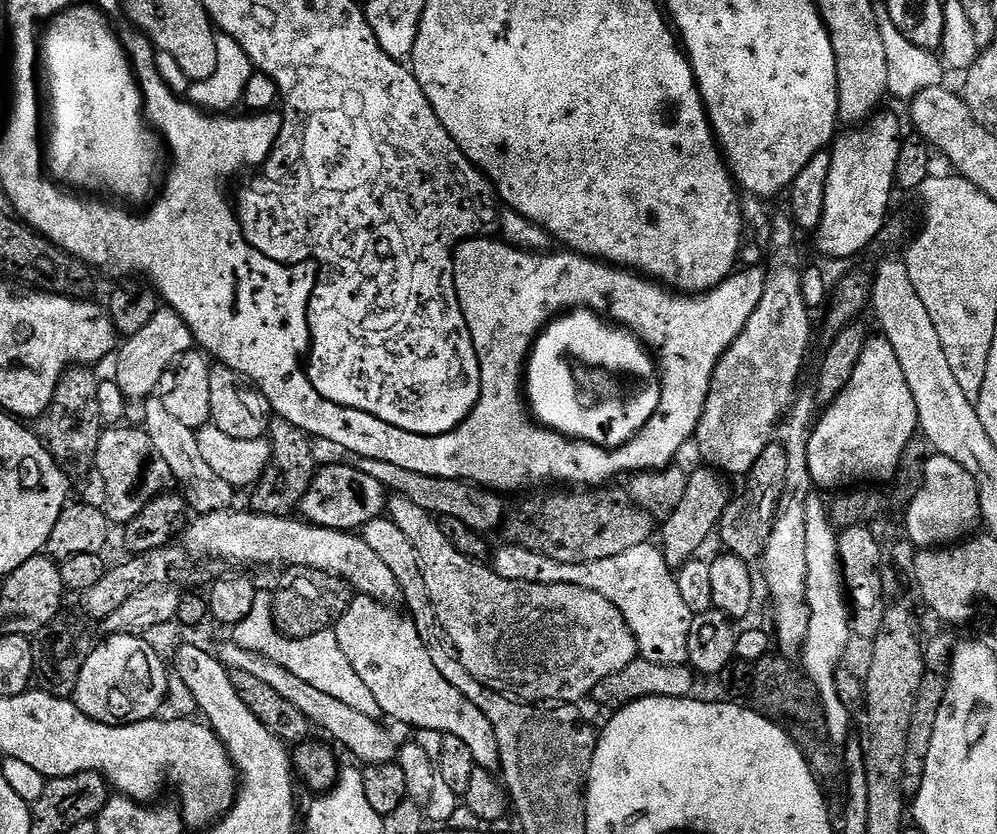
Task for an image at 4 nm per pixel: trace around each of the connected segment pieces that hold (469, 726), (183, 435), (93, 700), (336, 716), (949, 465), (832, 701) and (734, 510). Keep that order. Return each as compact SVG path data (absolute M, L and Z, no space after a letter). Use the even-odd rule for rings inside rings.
M353 595L350 606L334 625L342 654L346 654L358 678L366 682L389 721L409 724L412 730L434 728L454 738L462 738L470 754L474 754L476 767L499 769L498 738L494 738L490 718L486 718L466 694L454 690L454 686L438 674L438 666L434 666L430 654L426 654L426 646L422 646L422 638L418 638L416 624L403 611L396 611L400 610L369 596Z
M149 398L144 404L146 420L142 427L148 433L150 442L154 442L154 450L158 450L166 466L170 466L172 480L180 483L179 491L188 501L189 509L196 514L229 511L233 507L234 489L226 482L222 482L222 478L218 478L218 474L214 474L214 469L203 460L196 437L197 429L178 422L178 418L173 418L166 410L166 406L162 406L159 398Z
M118 634L101 639L96 649L89 651L84 657L84 665L78 674L78 686L74 703L90 718L103 724L137 724L143 720L153 719L156 712L165 703L168 695L169 669L164 669L164 660L147 644L144 636Z
M228 638L220 649L215 649L214 655L229 672L243 670L246 674L254 674L254 678L266 682L266 686L271 686L280 697L286 698L286 702L291 702L298 710L302 710L302 714L306 714L317 729L325 728L346 751L353 752L361 760L361 765L390 764L397 759L398 740L383 728L385 725L381 721L366 714L358 714L358 710L338 702L338 698L330 698L330 694L322 694L322 690L310 686L310 682L302 682L298 674L286 670L281 664L254 650L246 650L232 638Z
M932 454L924 465L924 482L918 494L911 497L906 527L917 549L935 548L956 542L972 523L981 519L980 495L974 478L954 458Z
M814 494L804 504L806 506L806 566L808 567L808 614L810 624L808 637L802 646L804 661L802 667L818 690L822 710L824 711L824 728L837 746L848 743L854 713L846 710L842 698L838 698L838 686L834 686L836 671L845 663L844 655L848 652L848 640L853 639L850 623L850 605L844 590L844 573L840 571L838 554L837 525L833 524L829 505L824 504L823 495Z
M773 442L758 454L758 462L746 473L748 480L744 484L744 493L732 498L728 508L722 514L718 527L718 537L724 543L723 551L729 556L737 556L749 562L759 561L766 550L766 542L770 542L770 530L778 510L778 502L782 498L782 490L786 486L786 470L788 458L783 443Z

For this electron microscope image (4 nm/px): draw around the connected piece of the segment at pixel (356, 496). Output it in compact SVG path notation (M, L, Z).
M328 464L325 468L323 465L310 482L310 488L306 490L302 498L298 512L307 523L316 524L319 528L333 528L339 532L355 533L363 529L364 525L370 523L371 520L381 519L385 515L388 497L389 493L382 486L382 482L378 482L378 478L370 478L370 474L366 474L357 466Z

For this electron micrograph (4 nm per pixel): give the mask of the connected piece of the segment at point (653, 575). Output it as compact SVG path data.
M514 542L505 545L497 552L495 549L490 560L492 571L502 578L525 580L531 584L573 584L594 590L618 606L626 626L630 626L636 639L639 659L663 664L688 664L690 622L694 614L678 591L674 568L667 564L663 551L655 543L630 546L622 550L622 554L614 554L614 558L585 564L554 562L554 558L546 554L526 550Z

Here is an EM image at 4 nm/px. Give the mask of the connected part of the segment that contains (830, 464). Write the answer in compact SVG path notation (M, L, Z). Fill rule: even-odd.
M876 334L868 339L866 342L866 350L862 350L862 358L858 358L858 367L854 370L854 378L850 378L850 386L846 386L846 390L842 390L842 394L838 399L833 402L833 404L827 405L823 409L822 415L817 419L813 429L812 429L812 437L810 438L810 442L808 443L808 465L810 466L810 478L812 479L813 485L817 489L820 488L844 488L840 490L848 490L853 486L868 486L871 480L888 480L891 481L893 477L895 477L896 473L900 471L900 467L902 465L902 461L905 459L904 451L908 448L908 443L912 440L912 435L917 435L918 432L918 410L914 406L914 394L910 394L910 386L906 383L906 374L902 374L902 362L898 362L898 354L894 354L894 346L890 346L890 342L884 339L883 335Z

